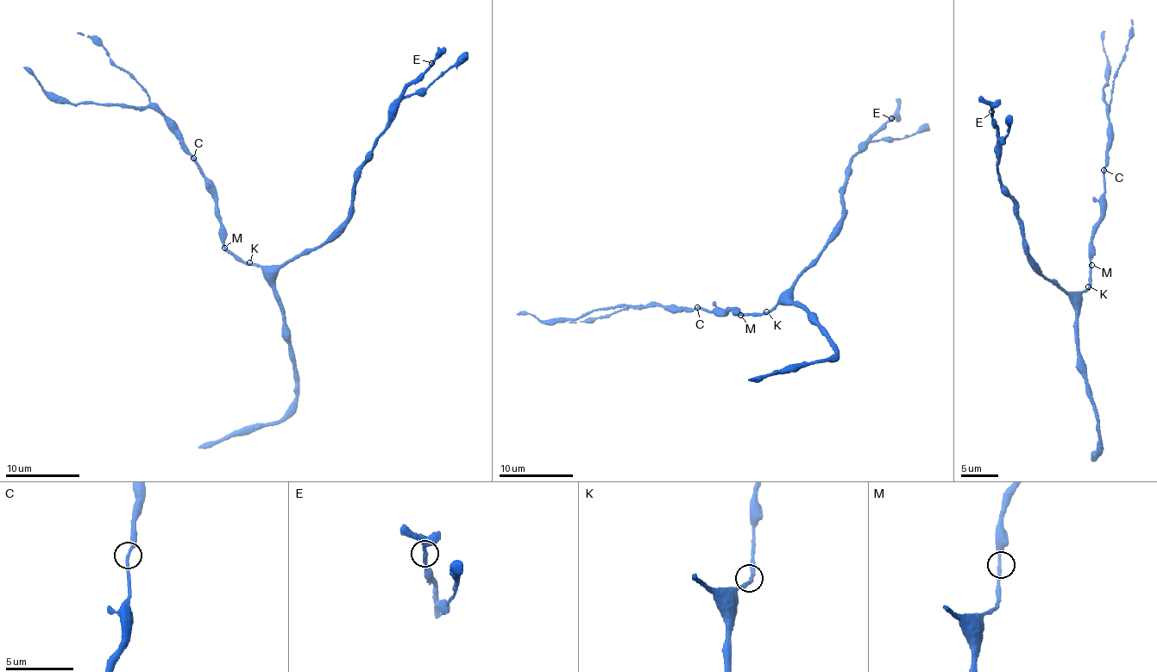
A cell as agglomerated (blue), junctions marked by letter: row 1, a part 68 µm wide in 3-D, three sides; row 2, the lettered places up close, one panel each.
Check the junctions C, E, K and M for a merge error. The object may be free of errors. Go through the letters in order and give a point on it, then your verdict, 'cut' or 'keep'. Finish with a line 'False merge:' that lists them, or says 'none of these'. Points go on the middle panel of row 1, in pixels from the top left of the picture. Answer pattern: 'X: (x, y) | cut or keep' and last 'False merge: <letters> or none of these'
C: (697, 307) | keep
E: (891, 118) | keep
K: (766, 311) | keep
M: (740, 315) | keep
False merge: none of these

